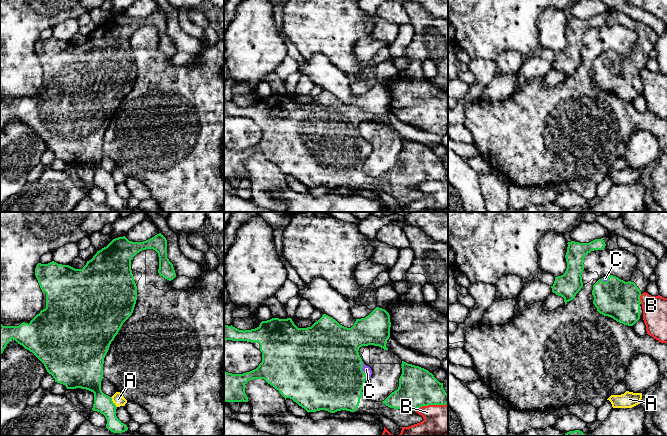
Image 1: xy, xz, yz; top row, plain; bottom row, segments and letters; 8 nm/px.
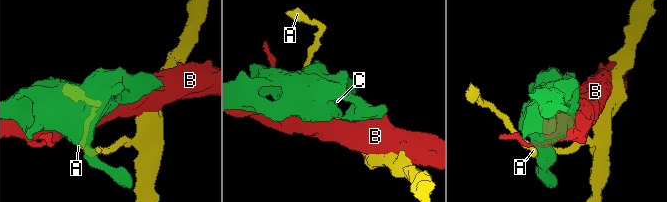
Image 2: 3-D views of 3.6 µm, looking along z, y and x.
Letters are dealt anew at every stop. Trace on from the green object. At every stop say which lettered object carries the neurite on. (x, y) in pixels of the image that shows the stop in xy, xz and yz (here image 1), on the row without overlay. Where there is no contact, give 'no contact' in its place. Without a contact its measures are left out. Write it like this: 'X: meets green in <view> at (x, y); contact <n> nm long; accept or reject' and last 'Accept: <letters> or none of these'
A: meets green in xy at (112, 178); contact 100 nm long; reject
B: meets green in xz at (430, 180); contact 280 nm long; reject
C: meets green in xz at (362, 146); contact 130 nm long; accept
Accept: C

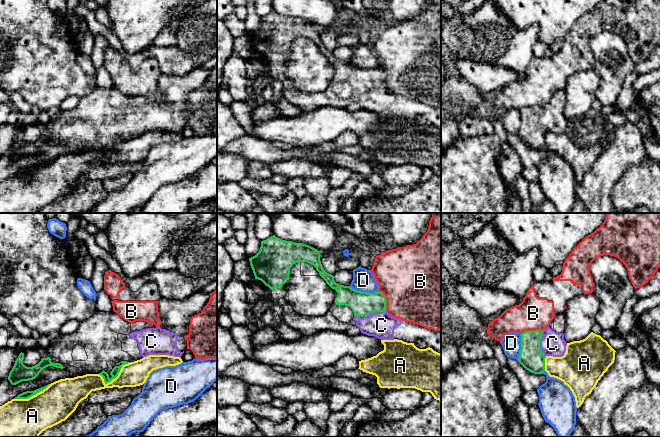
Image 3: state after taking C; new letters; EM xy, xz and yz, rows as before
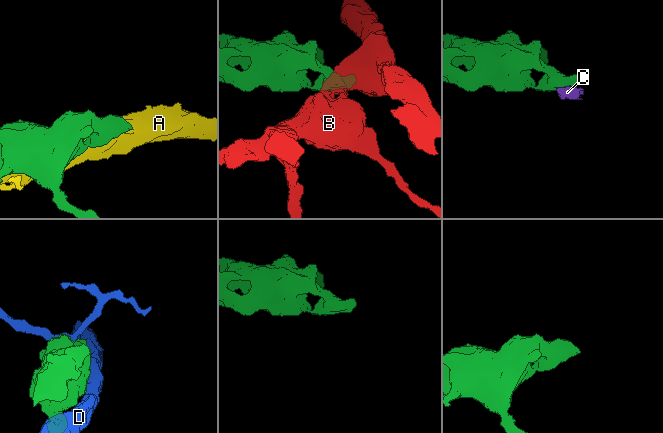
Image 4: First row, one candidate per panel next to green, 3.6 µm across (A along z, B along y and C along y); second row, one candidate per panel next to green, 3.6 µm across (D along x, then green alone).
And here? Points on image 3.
A: meets green in xy at (115, 153); contact 280 nm long; reject
B: meets green in xz at (386, 76); contact 180 nm long; reject
C: meets green in yz at (539, 120); contact 220 nm long; accept
D: meets green in xz at (363, 68); contact 240 nm long; reject
Accept: C

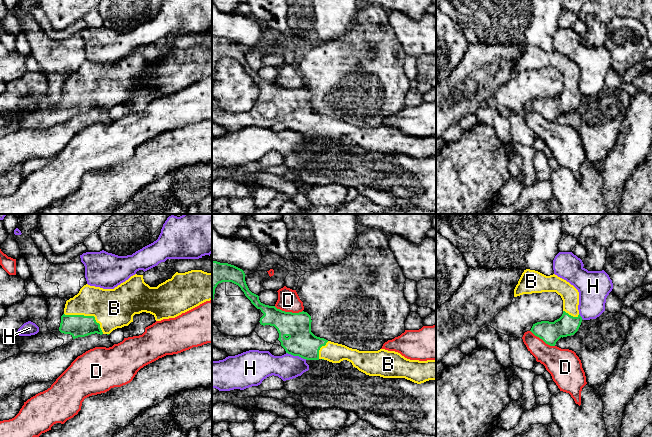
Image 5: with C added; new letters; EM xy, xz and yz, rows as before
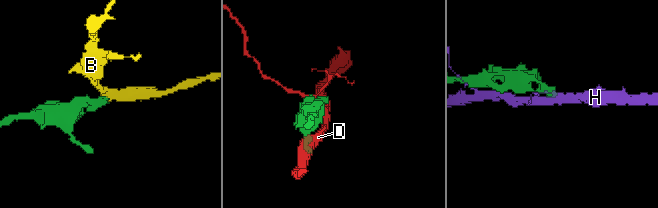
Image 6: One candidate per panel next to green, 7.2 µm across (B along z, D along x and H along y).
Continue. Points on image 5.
B: meets green in xy at (87, 92); contact 360 nm long; accept
D: meets green in xz at (288, 88); contact 240 nm long; reject
H: meets green in xz at (296, 131); contact 180 nm long; reject
Accept: B

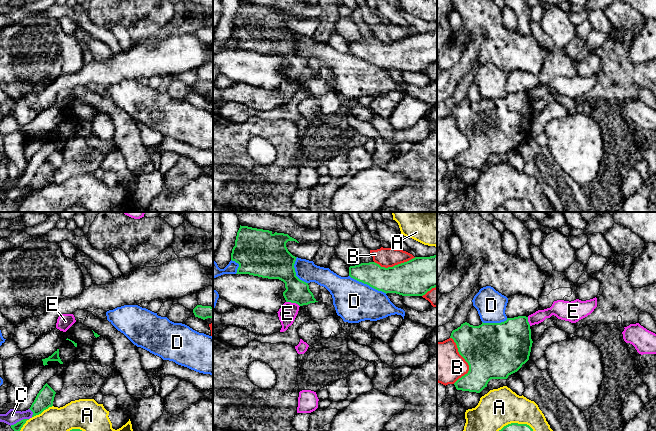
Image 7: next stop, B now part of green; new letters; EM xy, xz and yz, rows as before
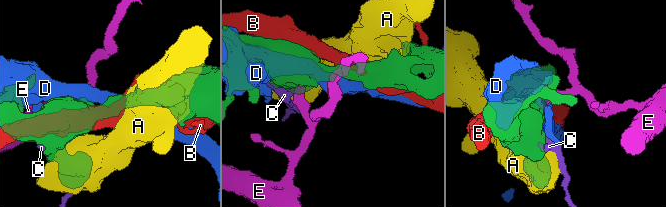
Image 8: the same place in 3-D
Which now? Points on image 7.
A: meets green in xy at (42, 187); contact 190 nm long; reject
B: meets green in yz at (465, 136); contact 380 nm long; reject
C: meets green in xy at (32, 187); contact 80 nm long; reject
D: meets green in xz at (368, 60); contact 340 nm long; reject
E: meets green in xz at (293, 78); contact 120 nm long; reject
Accept: none of these

